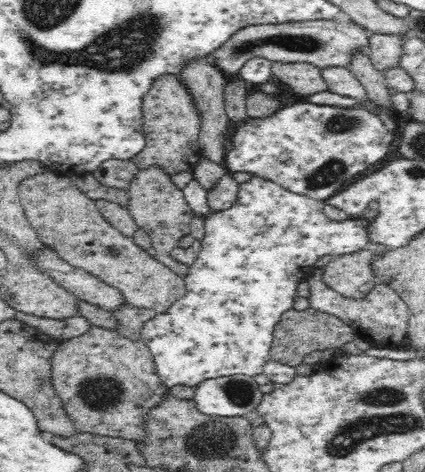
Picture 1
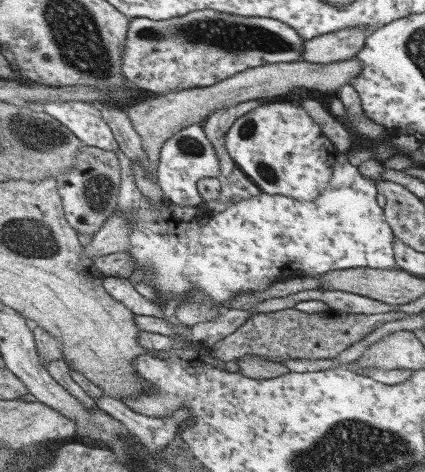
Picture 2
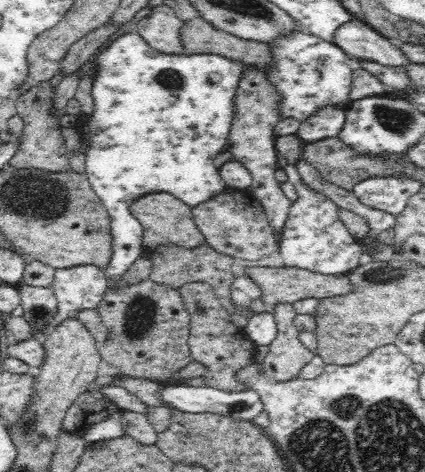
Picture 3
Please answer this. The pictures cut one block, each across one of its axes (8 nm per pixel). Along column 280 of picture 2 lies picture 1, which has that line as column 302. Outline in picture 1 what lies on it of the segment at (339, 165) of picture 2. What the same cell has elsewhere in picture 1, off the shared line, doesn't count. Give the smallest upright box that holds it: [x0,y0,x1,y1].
[140,176,370,390]

